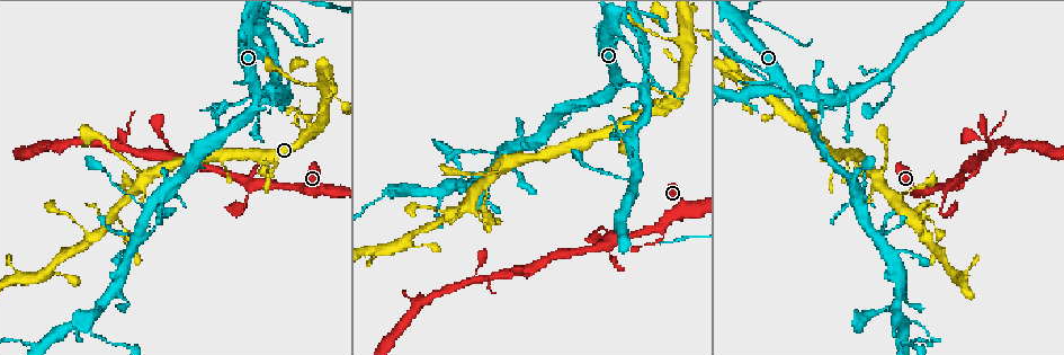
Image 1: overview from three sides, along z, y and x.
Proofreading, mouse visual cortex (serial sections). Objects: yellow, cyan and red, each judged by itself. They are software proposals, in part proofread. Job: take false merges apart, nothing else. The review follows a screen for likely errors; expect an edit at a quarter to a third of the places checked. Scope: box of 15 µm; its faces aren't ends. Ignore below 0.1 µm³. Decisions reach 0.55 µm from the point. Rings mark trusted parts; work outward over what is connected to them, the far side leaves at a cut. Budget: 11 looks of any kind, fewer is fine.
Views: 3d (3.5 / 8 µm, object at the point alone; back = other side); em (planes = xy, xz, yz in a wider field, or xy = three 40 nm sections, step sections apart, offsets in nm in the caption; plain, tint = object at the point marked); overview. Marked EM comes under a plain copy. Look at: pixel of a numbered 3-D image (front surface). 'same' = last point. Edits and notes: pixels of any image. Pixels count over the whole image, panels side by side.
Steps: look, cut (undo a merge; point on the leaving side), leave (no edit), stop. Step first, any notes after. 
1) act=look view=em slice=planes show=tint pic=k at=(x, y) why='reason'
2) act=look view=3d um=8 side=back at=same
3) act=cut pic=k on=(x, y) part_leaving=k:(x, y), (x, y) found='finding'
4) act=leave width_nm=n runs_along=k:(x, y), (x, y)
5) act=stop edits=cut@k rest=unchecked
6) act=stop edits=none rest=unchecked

act=look view=3d um=3.5 pic=1 at=(642, 88) why='branch point'

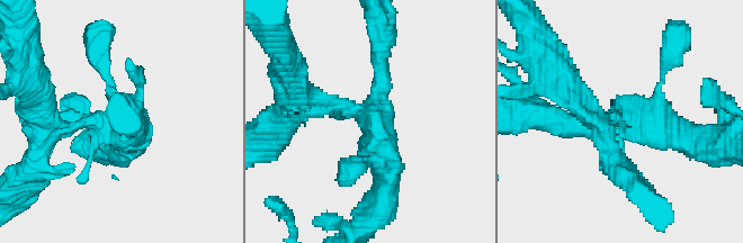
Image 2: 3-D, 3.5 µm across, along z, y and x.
act=look view=em slice=xy step=3 show=tint pic=2 at=(373, 117)

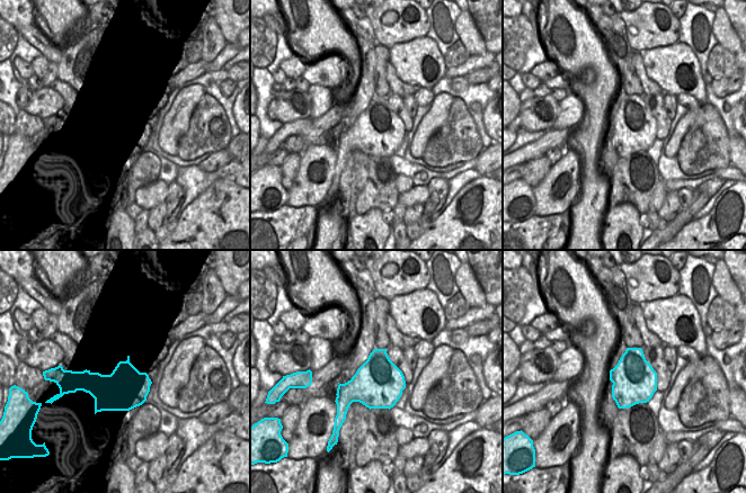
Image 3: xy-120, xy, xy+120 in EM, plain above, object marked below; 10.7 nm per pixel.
act=cut pic=2 on=(571, 124) part_leaving=2:(352, 110), (381, 127), (384, 194) found='a second cell is stuck on'

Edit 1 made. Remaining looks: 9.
act=look view=3d um=8 side=back pic=1 at=(940, 207) why='narrows sharply'

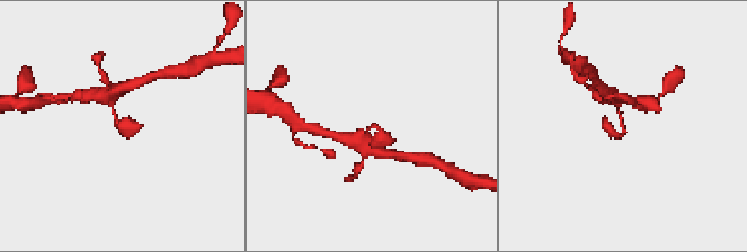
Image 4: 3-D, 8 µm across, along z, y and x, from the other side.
act=look view=3d um=3.5 pic=4 at=(373, 127) why='closer look'

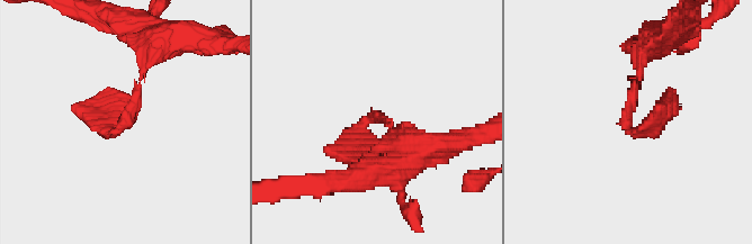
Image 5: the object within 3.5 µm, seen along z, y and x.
act=look view=em slice=xy step=1 show=tint pic=5 at=(381, 121)

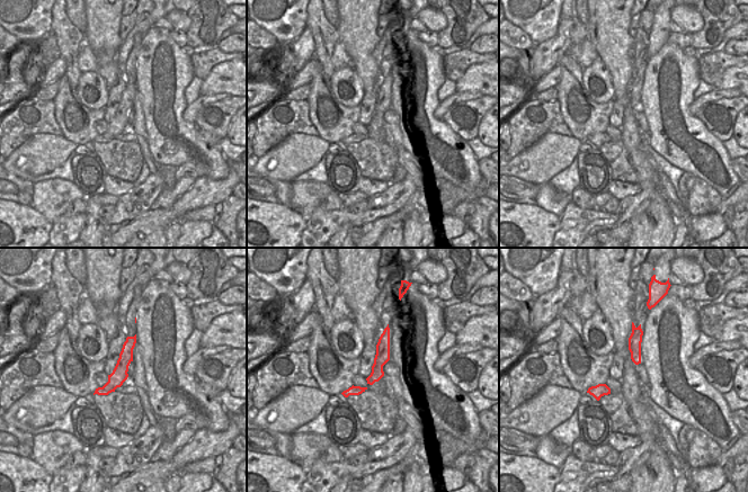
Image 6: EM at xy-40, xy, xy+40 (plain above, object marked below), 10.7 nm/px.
act=leave runs_along=5:(155, 47), (124, 124), (110, 130), (110, 102) found='all the same cell'

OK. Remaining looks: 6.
act=look view=em slice=planes show=tint pic=1 at=(862, 207)

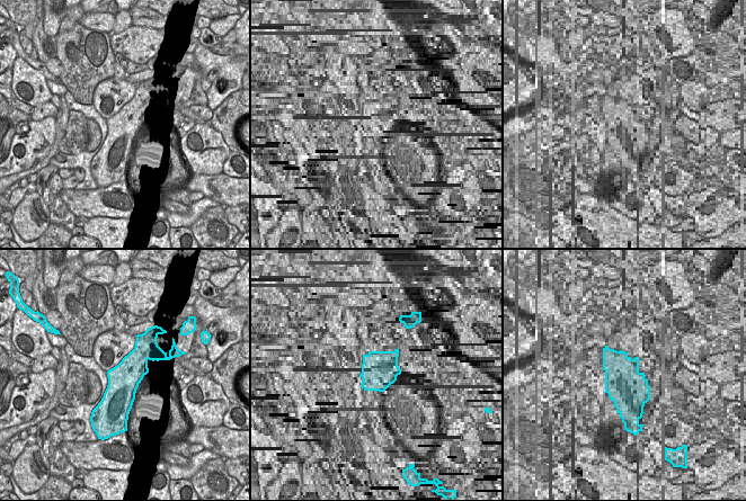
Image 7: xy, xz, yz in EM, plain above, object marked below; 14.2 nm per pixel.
act=look view=3d um=3.5 at=same why='wider look'

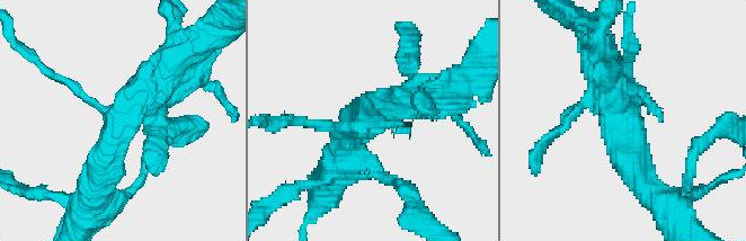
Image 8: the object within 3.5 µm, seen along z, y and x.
act=leave runs_along=8:(170, 70), (125, 112), (94, 185) found='one cell here'

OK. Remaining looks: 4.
act=look view=3d um=3.5 pic=1 at=(451, 179) why='thick turns thin'

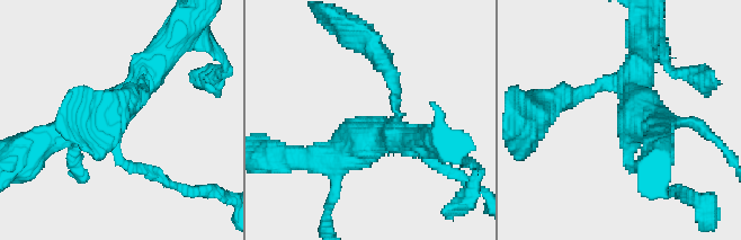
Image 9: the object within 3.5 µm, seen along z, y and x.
act=look view=em slice=xy step=3 show=tint pic=9 at=(628, 134)

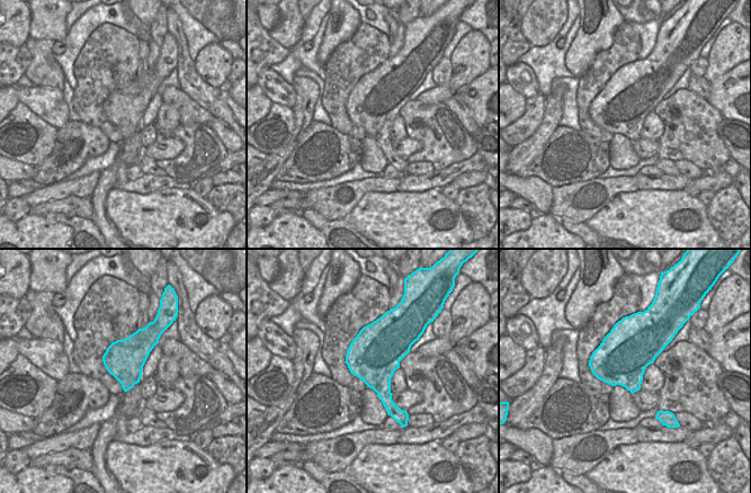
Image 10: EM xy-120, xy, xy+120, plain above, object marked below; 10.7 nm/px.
act=leave width_nm=550 runs_along=9:(152, 65), (100, 124), (32, 145) found='one cell here'

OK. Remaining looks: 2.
act=stop edits=cut@2 rest=unchecked

